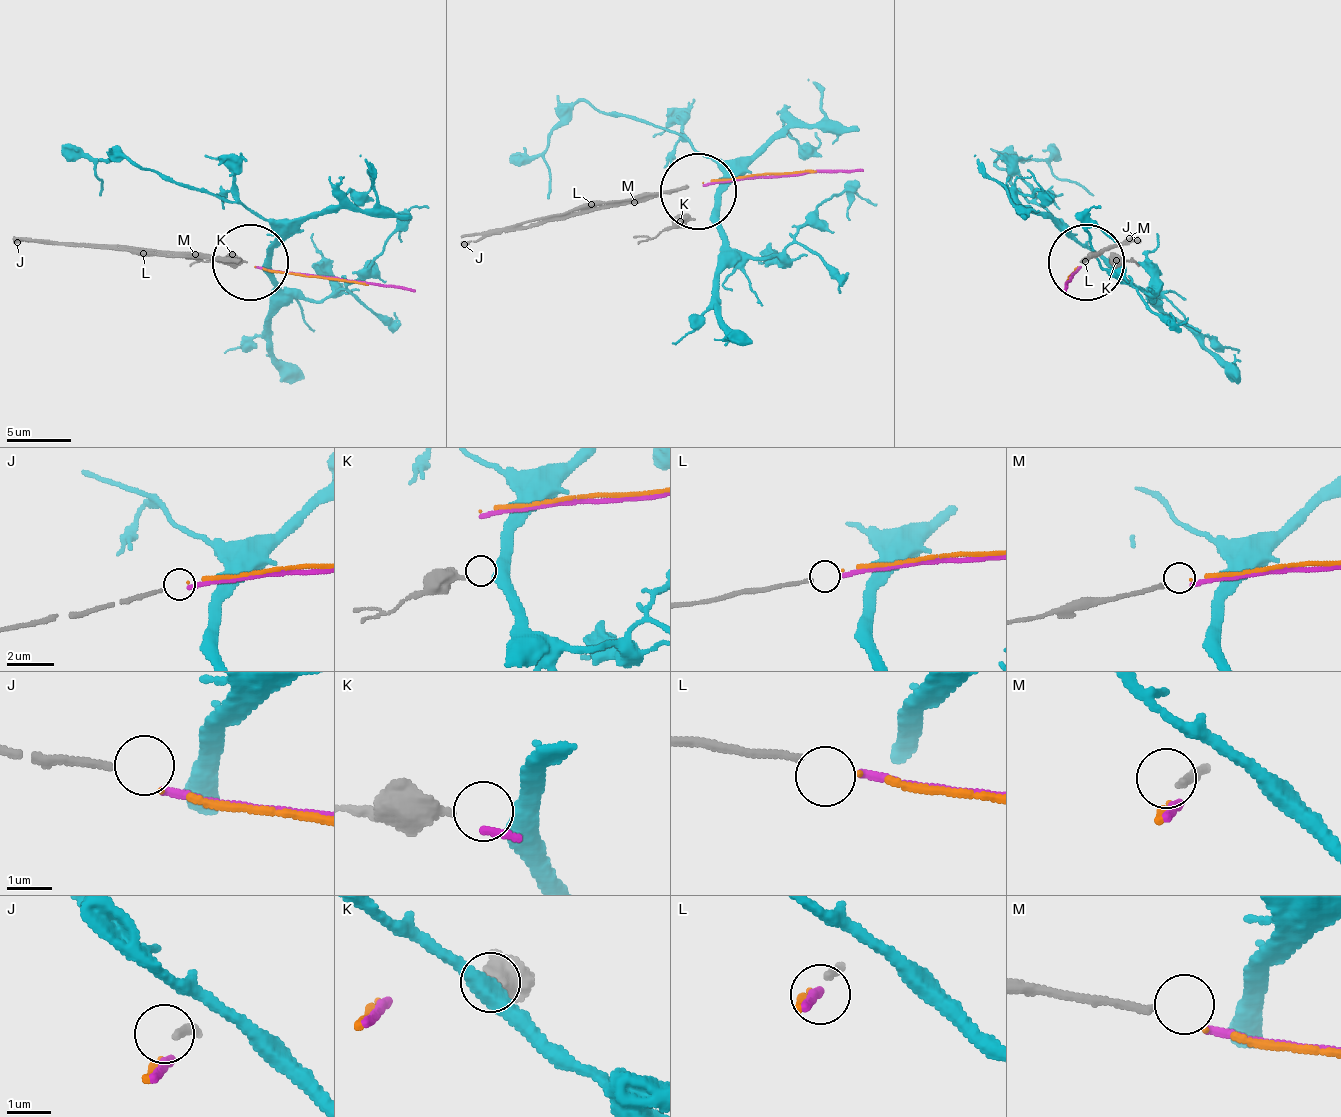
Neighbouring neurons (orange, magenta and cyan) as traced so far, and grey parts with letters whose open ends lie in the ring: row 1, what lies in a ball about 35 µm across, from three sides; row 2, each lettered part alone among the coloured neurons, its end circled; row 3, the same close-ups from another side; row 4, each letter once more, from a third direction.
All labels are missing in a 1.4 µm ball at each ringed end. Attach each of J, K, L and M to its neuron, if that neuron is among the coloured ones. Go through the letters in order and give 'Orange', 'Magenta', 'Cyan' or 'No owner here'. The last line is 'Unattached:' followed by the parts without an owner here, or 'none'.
J: No owner here
K: Cyan
L: Magenta
M: Orange
Unattached: J

